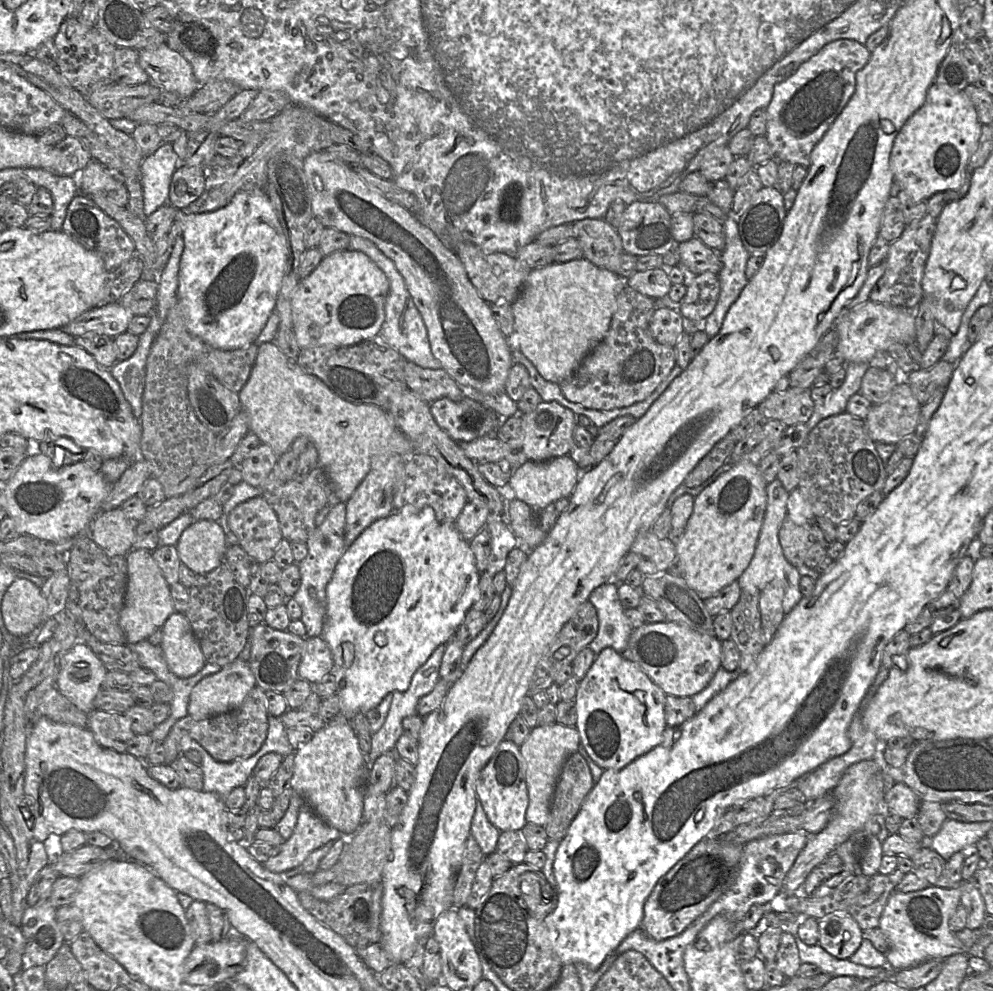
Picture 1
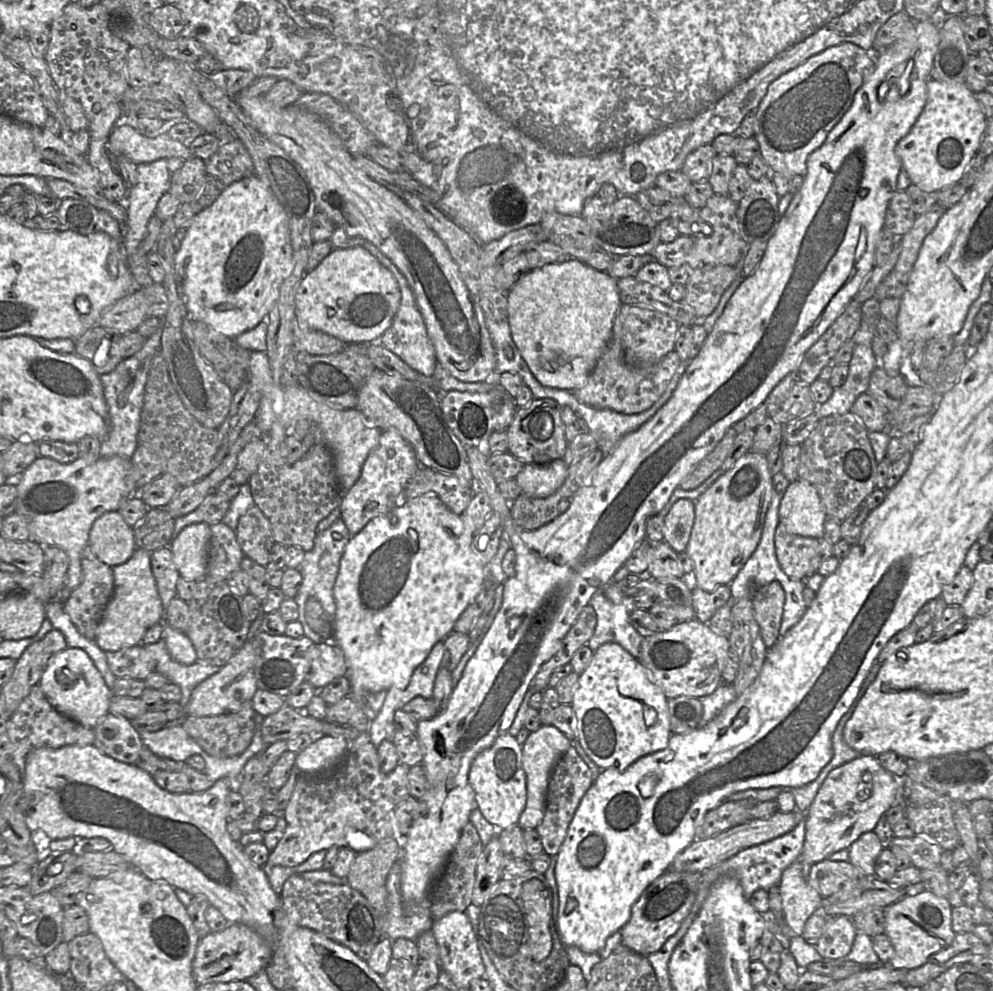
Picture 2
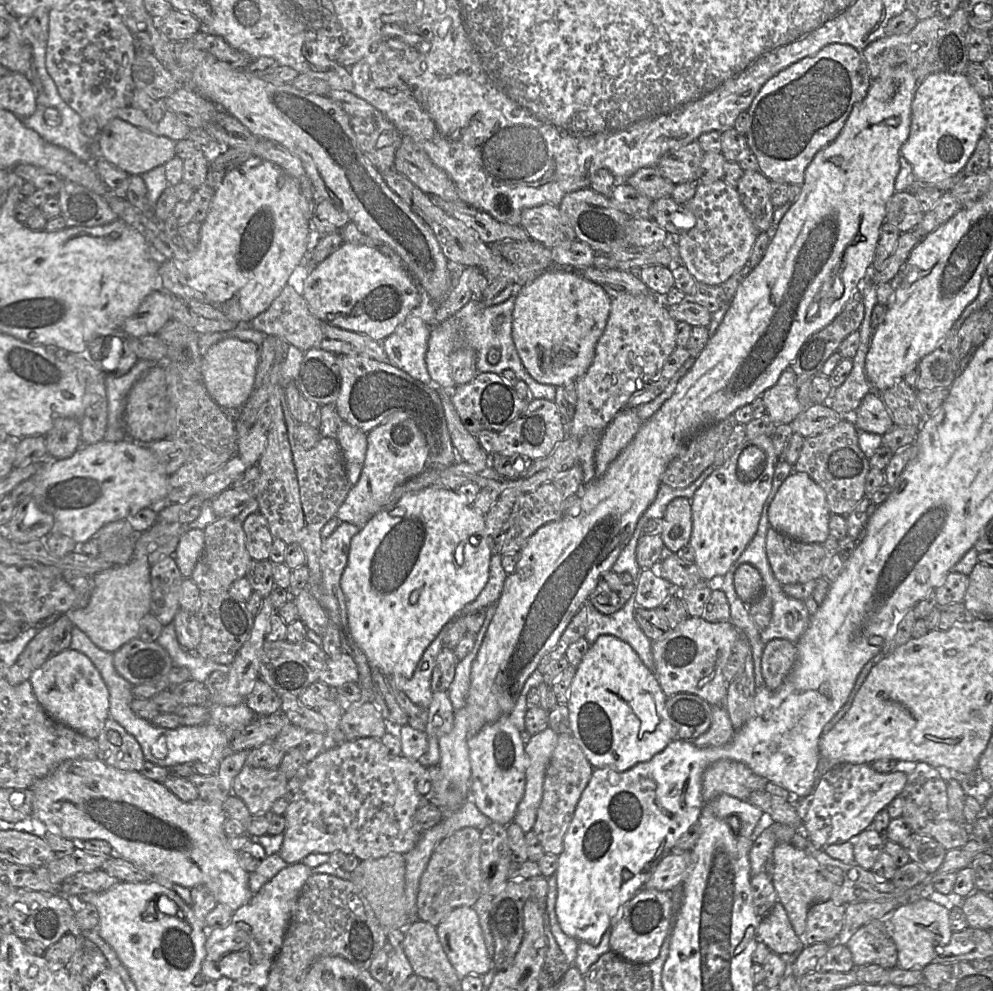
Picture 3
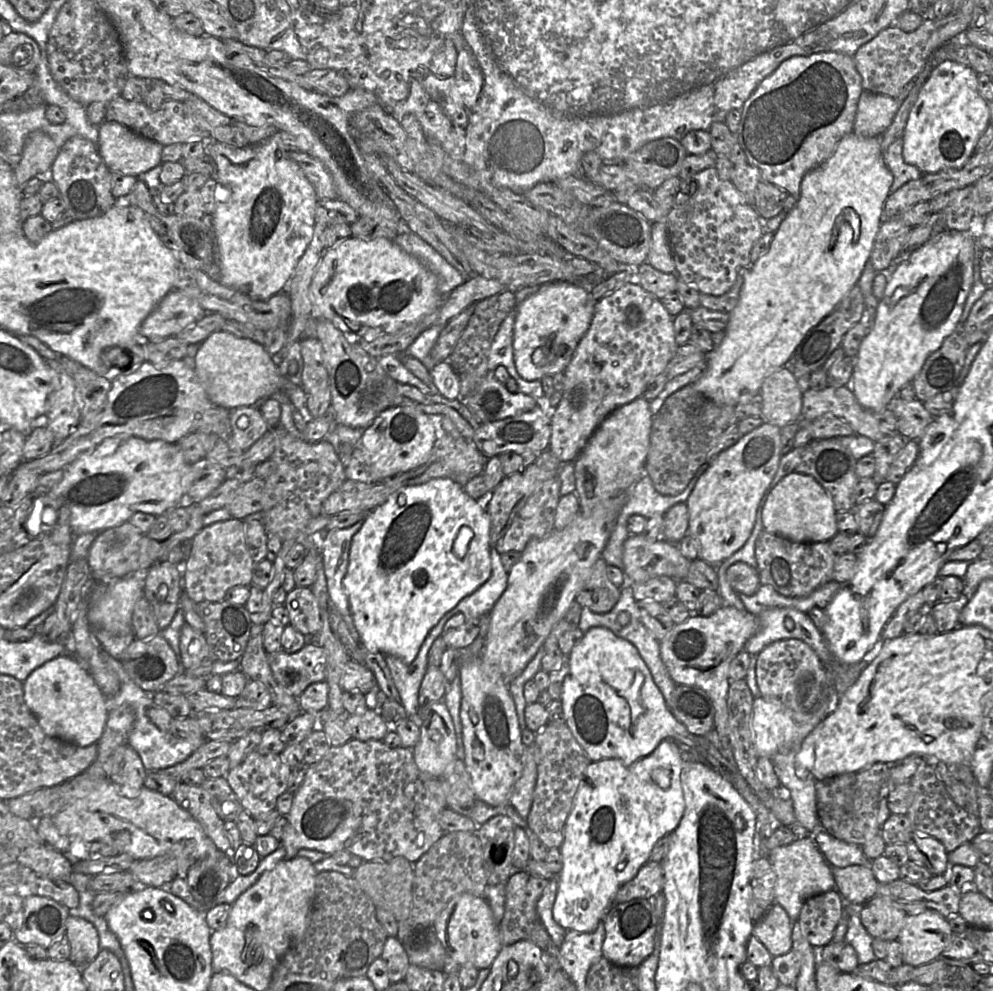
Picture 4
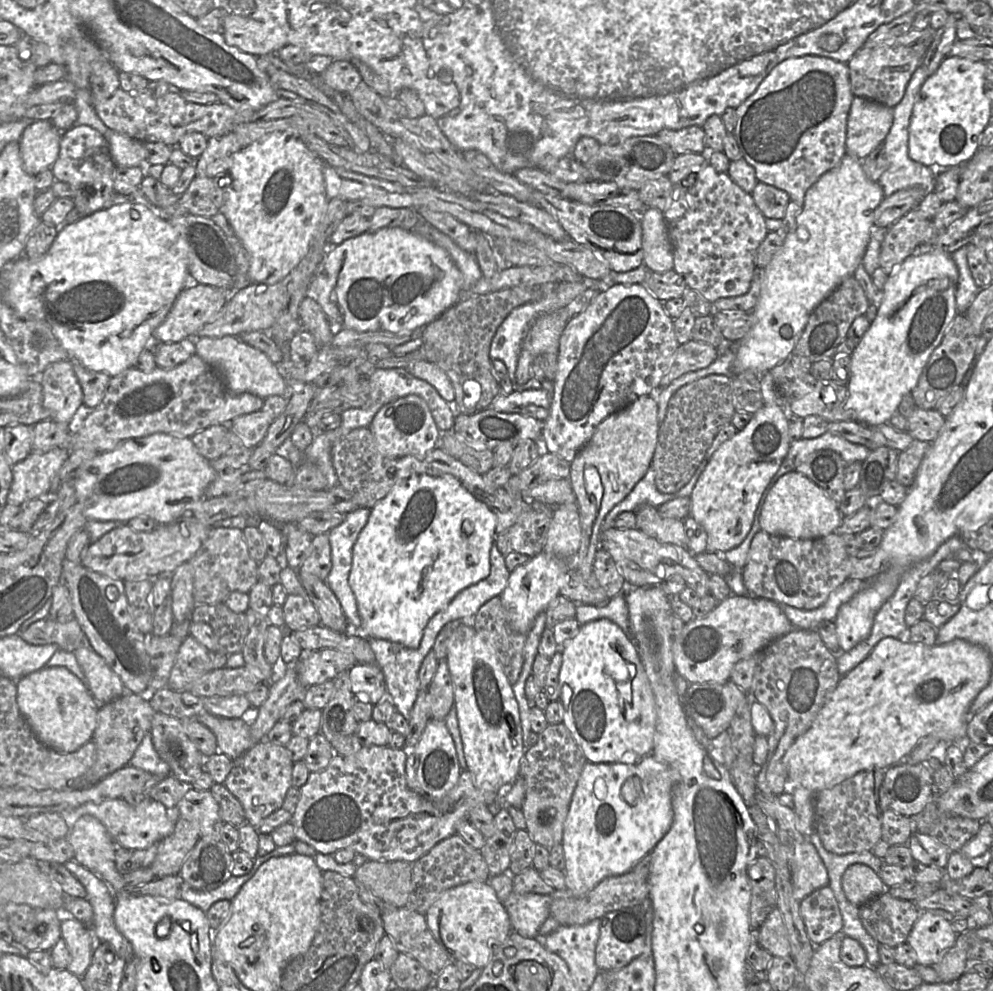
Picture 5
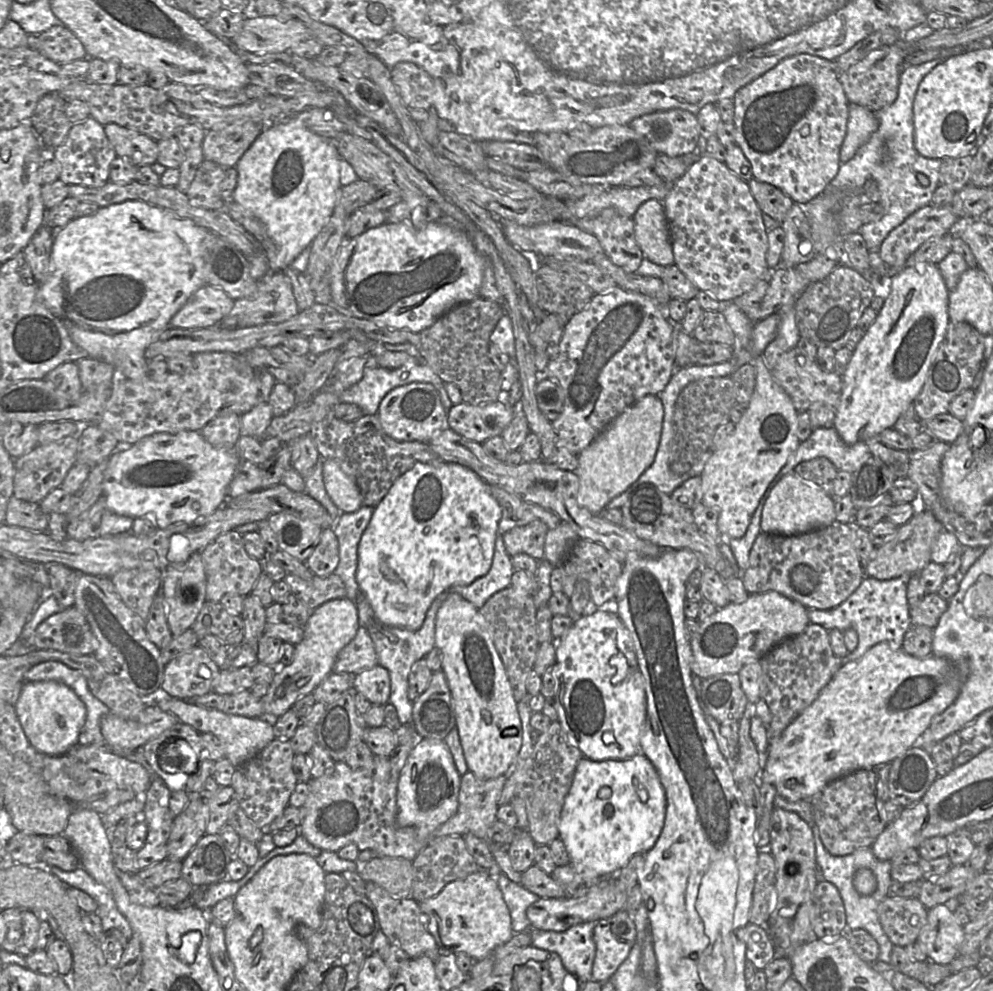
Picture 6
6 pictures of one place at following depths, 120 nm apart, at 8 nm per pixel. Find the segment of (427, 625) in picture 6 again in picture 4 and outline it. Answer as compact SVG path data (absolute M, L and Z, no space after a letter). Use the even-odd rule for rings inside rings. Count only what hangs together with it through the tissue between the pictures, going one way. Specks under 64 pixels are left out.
M443 616L431 629L412 663L406 664L393 655L385 656L393 682L400 695L400 703L405 708L408 717L414 718L416 721L418 694L428 667L428 653L434 641L441 635L443 627L449 619Z

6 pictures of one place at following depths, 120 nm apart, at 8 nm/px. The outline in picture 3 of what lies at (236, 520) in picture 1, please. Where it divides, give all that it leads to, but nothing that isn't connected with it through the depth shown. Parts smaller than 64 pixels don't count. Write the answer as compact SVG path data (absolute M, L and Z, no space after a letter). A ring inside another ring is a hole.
M258 511L250 514L242 523L246 536L246 548L252 560L268 560L273 544L266 518Z

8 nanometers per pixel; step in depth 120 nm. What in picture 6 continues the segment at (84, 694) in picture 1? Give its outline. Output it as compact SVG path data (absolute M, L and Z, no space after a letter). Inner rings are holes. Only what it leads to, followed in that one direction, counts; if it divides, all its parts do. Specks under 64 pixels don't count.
M56 681L24 682L15 708L27 739L38 751L61 756L78 744L87 711L81 699L65 684Z

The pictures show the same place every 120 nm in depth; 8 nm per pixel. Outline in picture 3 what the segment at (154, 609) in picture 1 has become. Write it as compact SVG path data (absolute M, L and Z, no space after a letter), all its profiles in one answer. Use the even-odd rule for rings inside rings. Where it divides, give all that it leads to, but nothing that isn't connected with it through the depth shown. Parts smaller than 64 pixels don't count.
M145 557L111 567L91 577L92 591L88 605L66 614L100 649L115 653L124 644L139 637L141 619L151 612L150 568Z

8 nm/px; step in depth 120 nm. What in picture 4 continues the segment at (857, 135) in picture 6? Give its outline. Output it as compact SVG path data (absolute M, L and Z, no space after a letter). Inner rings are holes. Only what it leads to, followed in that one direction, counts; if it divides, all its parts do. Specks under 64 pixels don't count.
M864 91L857 105L853 132L862 137L880 137L898 111L898 100L890 96Z

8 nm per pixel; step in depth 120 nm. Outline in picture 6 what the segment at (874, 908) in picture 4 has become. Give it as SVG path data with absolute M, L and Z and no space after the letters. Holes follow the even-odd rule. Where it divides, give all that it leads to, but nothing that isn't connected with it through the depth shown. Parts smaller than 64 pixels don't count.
M886 896L879 904L877 914L892 944L905 947L917 941L927 922L928 909L918 898Z

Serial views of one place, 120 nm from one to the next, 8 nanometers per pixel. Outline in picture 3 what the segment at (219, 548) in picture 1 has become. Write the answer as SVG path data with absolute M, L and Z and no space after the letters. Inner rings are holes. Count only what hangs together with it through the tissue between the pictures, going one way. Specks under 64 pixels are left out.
M201 529L189 530L181 536L173 557L184 579L191 578L204 543L204 531Z

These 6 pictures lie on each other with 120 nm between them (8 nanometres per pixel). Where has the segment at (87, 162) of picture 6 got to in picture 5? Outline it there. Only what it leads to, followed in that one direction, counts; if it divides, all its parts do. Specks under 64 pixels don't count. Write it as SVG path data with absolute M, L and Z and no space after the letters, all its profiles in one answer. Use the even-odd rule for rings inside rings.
M87 125L72 126L61 132L59 154L51 167L55 180L65 182L71 187L74 207L84 212L84 215L111 206L116 166L106 136Z

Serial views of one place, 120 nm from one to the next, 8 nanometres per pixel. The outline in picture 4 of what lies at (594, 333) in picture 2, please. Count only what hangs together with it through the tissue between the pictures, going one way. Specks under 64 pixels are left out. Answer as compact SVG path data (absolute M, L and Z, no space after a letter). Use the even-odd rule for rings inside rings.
M557 282L543 287L526 298L519 306L513 335L513 355L519 375L528 381L540 380L545 375L553 375L565 370L573 353L587 332L594 313L596 300L589 288L571 282Z

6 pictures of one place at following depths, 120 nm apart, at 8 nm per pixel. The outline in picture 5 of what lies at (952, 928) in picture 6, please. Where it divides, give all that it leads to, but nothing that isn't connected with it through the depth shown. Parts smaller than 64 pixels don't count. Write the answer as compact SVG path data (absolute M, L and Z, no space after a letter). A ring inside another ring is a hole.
M923 911L906 943L914 949L917 964L932 966L939 963L955 945L957 936L950 921L930 911Z

